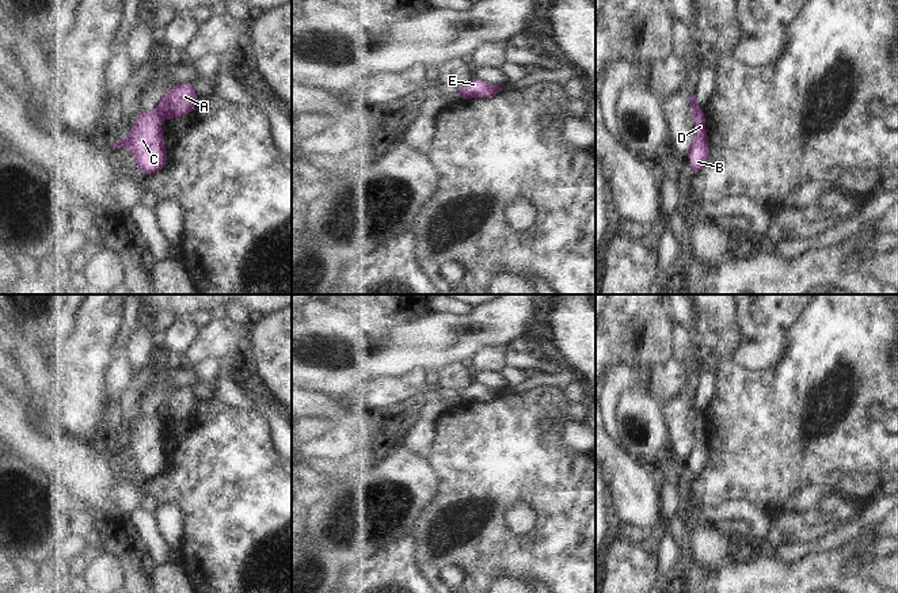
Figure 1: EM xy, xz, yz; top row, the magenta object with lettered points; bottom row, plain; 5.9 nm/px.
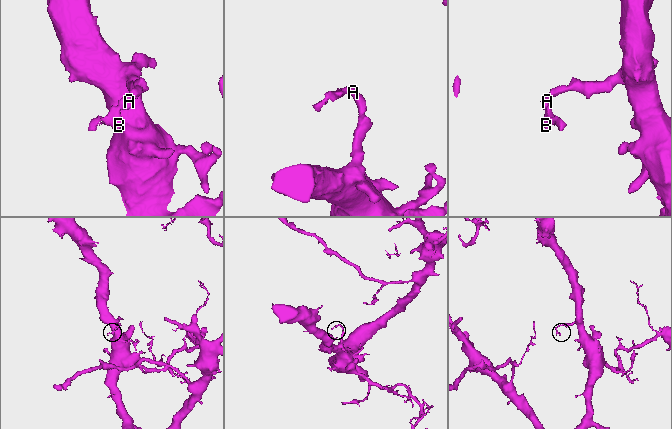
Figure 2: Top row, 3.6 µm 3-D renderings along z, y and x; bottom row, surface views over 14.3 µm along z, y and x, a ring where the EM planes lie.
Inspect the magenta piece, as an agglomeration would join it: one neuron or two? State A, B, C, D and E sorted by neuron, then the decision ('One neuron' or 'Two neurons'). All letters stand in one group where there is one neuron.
Groups: A E / B C D. Two neurons

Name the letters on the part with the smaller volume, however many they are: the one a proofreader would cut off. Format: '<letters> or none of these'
B, C, D

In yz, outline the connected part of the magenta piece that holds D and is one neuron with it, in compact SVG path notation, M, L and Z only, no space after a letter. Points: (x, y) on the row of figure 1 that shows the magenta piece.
M700 110L696 115L693 115L693 123L695 137L693 142L688 148L688 161L695 174L699 174L707 163L711 149L705 129L704 110Z

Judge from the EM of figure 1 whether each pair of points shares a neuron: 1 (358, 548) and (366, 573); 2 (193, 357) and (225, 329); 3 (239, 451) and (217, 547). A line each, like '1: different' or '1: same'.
1: different
2: same
3: same

